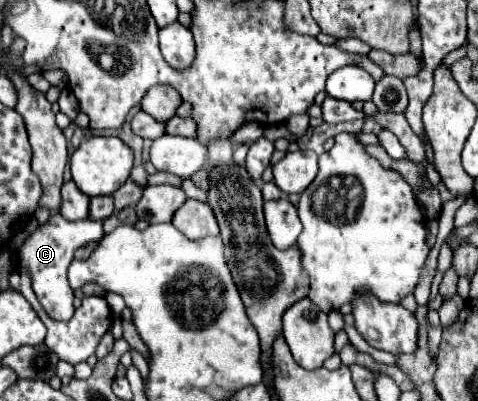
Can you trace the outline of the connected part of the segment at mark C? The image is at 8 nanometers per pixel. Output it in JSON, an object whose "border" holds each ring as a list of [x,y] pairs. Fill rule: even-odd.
{"border":[[[52,214],[44,226],[38,226],[26,242],[18,250],[20,264],[28,268],[32,276],[32,288],[46,310],[46,314],[54,320],[70,320],[74,314],[74,290],[66,280],[66,270],[74,258],[74,252],[90,242],[102,240],[104,230],[100,220],[78,220],[68,222],[60,214]]]}

